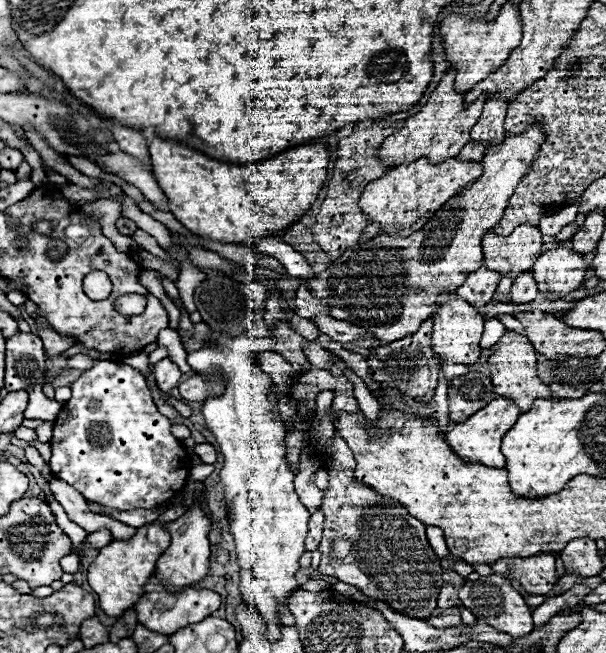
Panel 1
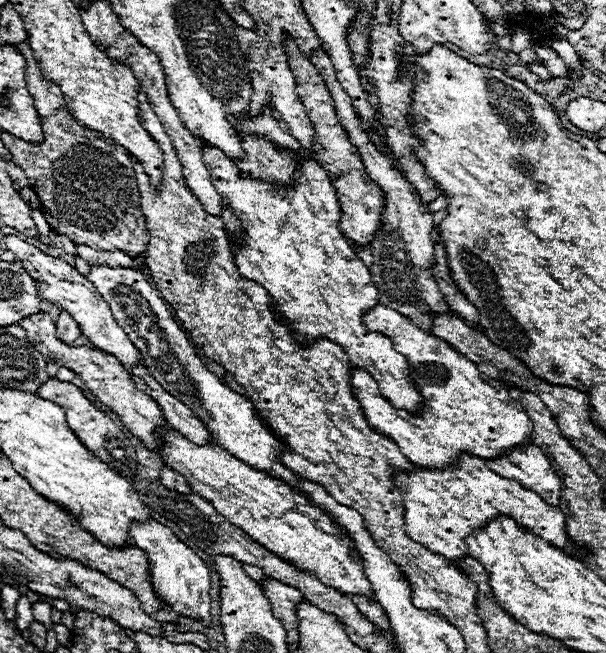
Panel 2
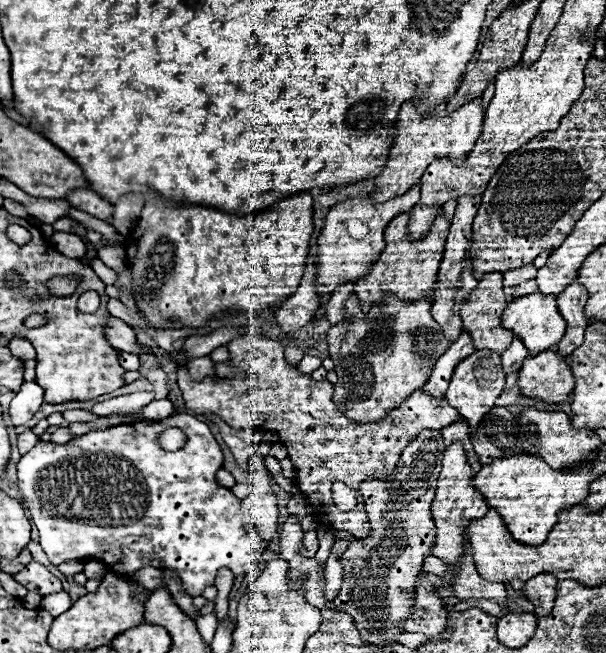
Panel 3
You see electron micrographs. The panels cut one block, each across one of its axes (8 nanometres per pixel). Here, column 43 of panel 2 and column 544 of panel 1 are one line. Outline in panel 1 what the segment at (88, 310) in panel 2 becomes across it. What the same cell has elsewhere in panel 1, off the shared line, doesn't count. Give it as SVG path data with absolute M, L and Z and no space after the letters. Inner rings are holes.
M560 244L554 250L542 252L534 266L534 280L538 284L540 296L548 296L546 300L560 300L572 290L580 288L586 274L586 258L580 252L574 252Z

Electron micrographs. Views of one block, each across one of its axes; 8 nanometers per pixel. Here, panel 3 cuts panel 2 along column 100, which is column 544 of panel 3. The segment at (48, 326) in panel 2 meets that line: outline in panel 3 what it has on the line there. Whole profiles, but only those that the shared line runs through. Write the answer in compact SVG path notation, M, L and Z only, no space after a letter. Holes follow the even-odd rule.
M548 350L524 360L518 372L518 390L522 396L560 404L574 390L574 376L562 358Z

